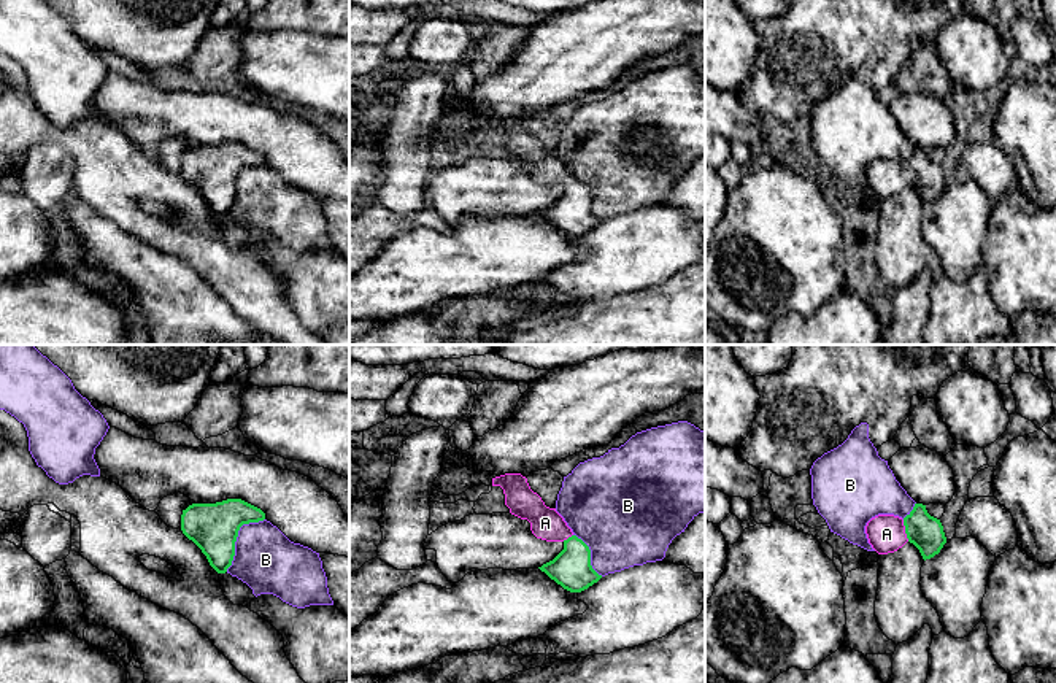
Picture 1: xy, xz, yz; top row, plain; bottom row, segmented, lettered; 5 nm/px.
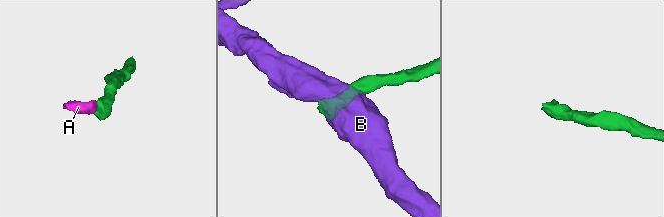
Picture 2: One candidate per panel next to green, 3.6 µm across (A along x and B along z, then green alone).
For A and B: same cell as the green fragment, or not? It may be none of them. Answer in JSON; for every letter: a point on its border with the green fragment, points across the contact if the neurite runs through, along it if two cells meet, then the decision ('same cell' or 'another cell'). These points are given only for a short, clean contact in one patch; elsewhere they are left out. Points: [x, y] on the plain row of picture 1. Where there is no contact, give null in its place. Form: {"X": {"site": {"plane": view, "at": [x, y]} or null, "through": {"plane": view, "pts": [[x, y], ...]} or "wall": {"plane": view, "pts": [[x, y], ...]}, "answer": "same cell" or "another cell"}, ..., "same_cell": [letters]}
{"A": {"site": {"plane": "yz", "at": [905, 175]}, "through": {"plane": "yz", "pts": [[926, 177], [905, 175], [886, 178]]}, "answer": "same cell"}, "B": {"site": {"plane": "xy", "at": [237, 180]}, "answer": "another cell"}, "same_cell": ["A"]}

